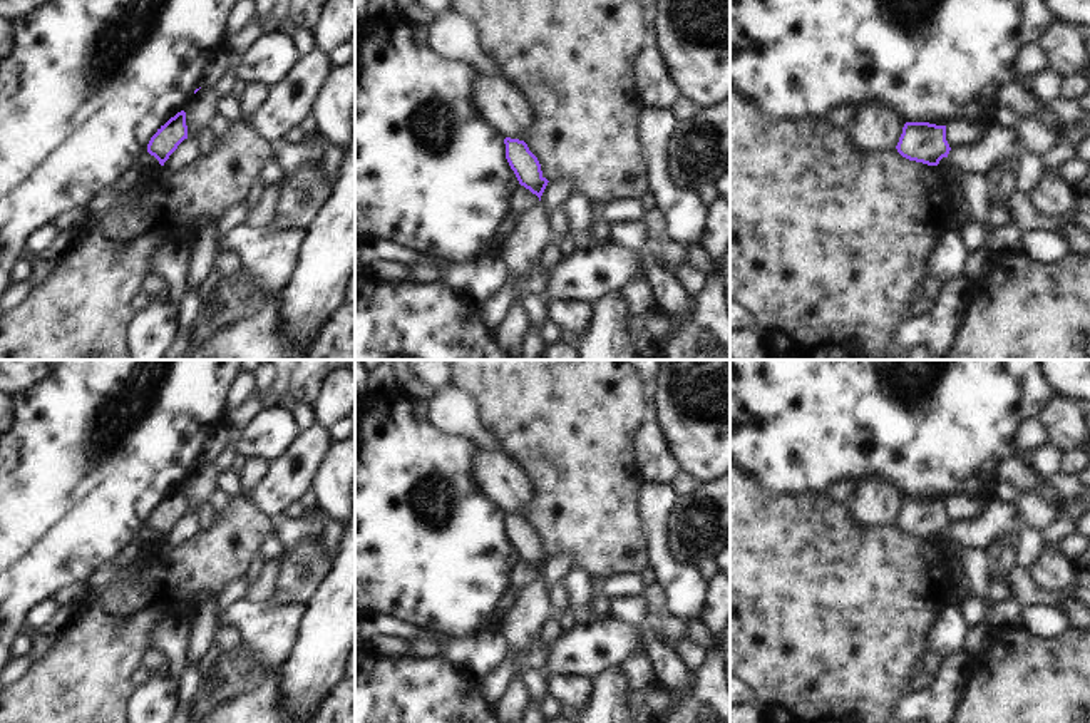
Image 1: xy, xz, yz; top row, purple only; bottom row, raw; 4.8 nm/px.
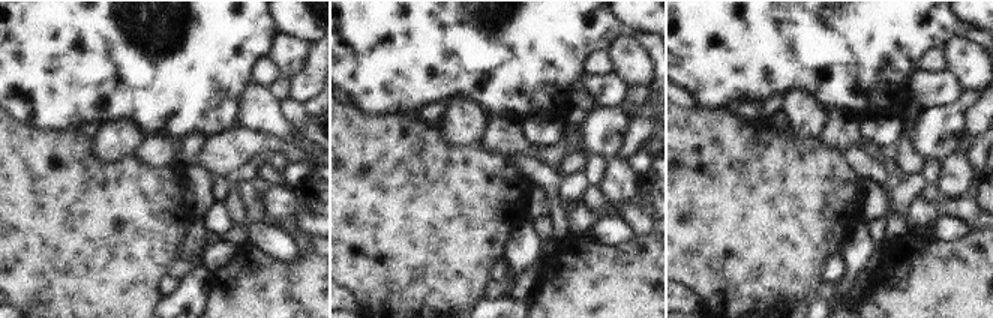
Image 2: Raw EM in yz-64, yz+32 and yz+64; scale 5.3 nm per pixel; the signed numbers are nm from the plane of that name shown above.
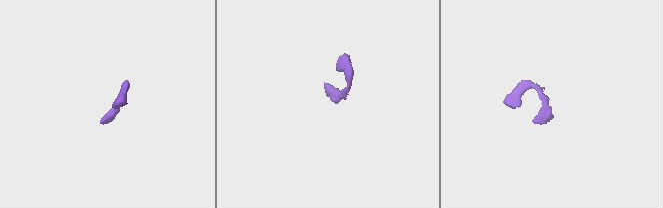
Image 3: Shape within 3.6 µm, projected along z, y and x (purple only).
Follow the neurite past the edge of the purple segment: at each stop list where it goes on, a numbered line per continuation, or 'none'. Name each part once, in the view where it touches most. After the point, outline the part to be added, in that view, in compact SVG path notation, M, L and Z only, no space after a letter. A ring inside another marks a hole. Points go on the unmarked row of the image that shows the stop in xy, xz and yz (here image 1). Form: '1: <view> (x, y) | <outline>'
1: yz (1000, 519) | M998 497L988 500L986 510L974 520L951 524L948 536L964 546L990 551L1000 539L1016 536L1023 531L1015 505Z

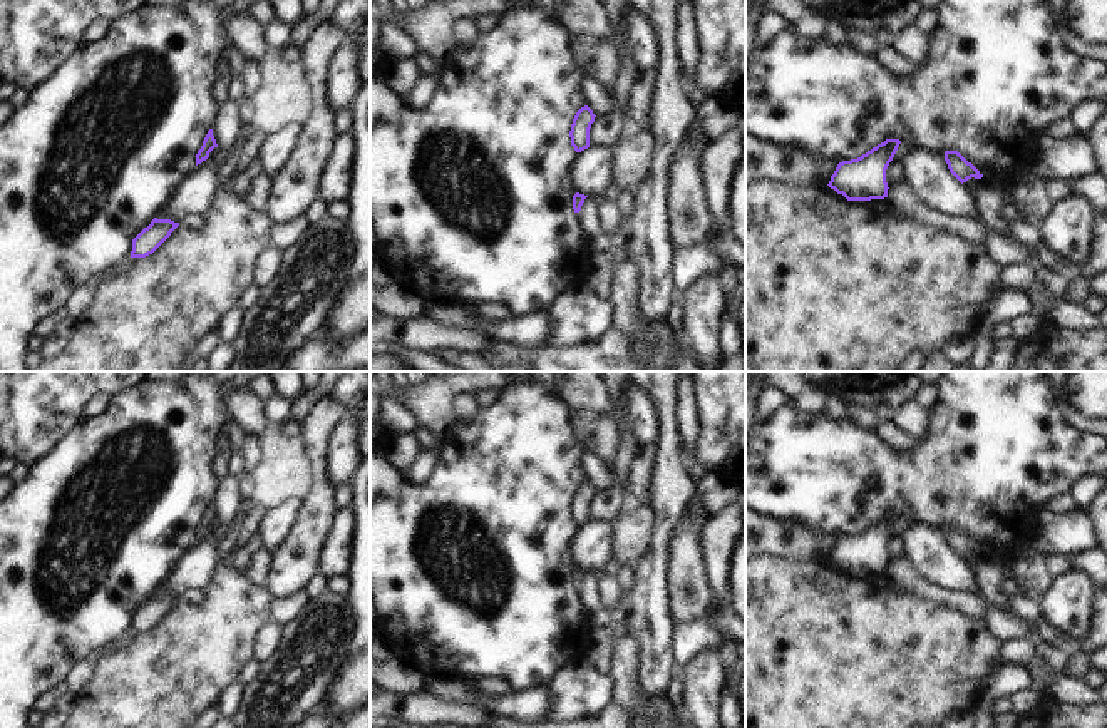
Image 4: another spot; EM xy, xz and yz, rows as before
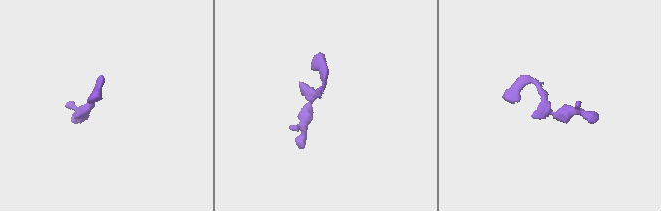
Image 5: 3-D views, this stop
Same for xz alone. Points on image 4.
none

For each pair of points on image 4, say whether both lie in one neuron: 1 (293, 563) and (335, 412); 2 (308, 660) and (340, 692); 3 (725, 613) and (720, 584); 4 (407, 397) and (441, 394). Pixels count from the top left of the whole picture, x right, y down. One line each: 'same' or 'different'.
1: same
2: different
3: same
4: same

